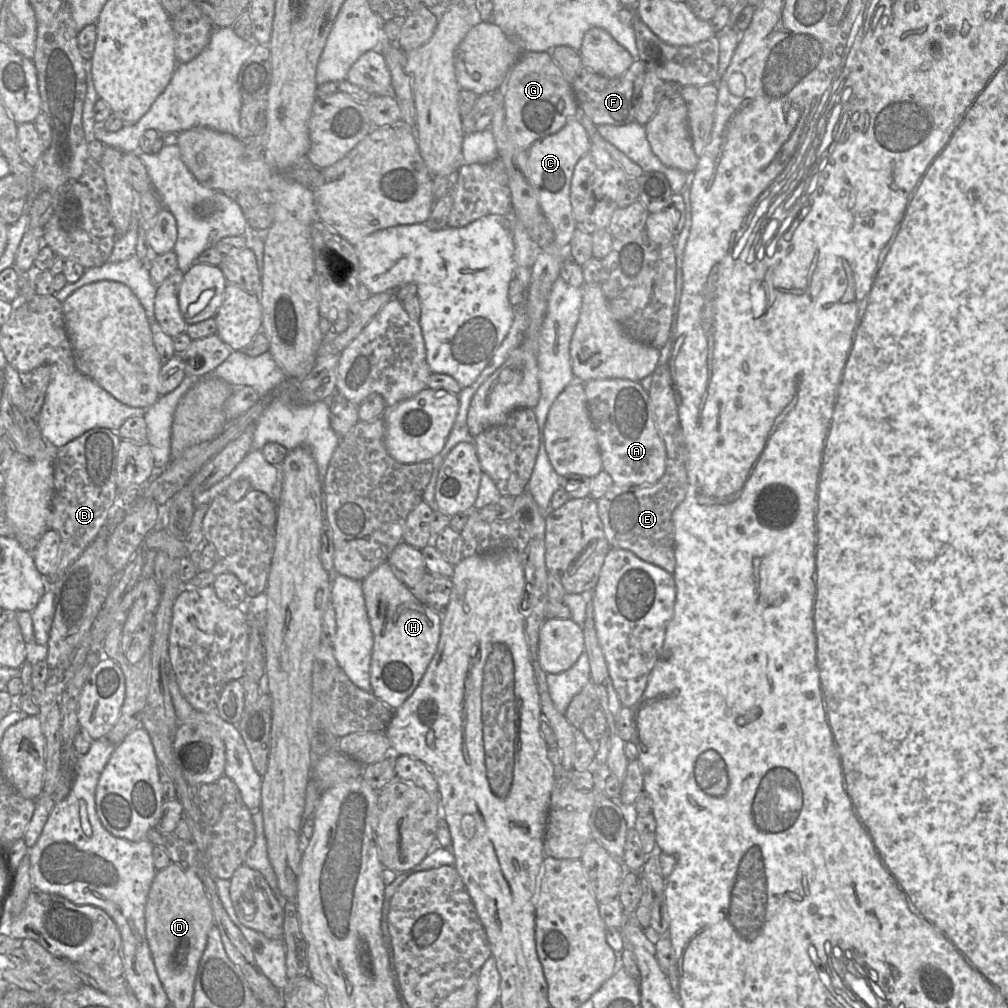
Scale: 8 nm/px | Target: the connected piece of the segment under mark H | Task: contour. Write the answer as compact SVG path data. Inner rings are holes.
M387 561L362 580L362 590L374 635L371 692L395 711L414 692L437 651L442 614L421 603L394 575Z

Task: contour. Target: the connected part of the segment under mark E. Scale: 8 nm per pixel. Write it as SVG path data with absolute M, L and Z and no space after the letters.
M657 366L655 371L652 374L652 383L650 386L650 389L648 391L649 397L651 399L652 403L652 411L654 413L654 420L655 425L659 431L659 434L665 444L666 448L666 468L663 476L655 483L655 484L649 484L649 485L617 485L614 483L614 485L597 501L598 506L598 514L600 519L603 522L604 525L604 533L606 535L606 538L611 546L611 548L620 548L620 549L626 549L633 552L636 556L638 556L640 559L655 564L666 571L674 574L675 573L675 567L676 567L676 551L675 551L675 522L676 522L676 510L678 507L684 502L685 498L687 497L688 492L688 471L686 467L686 446L685 446L685 439L684 439L684 433L682 424L680 422L680 416L679 416L679 409L676 403L675 393L672 386L672 381L670 377L670 372L668 366Z

